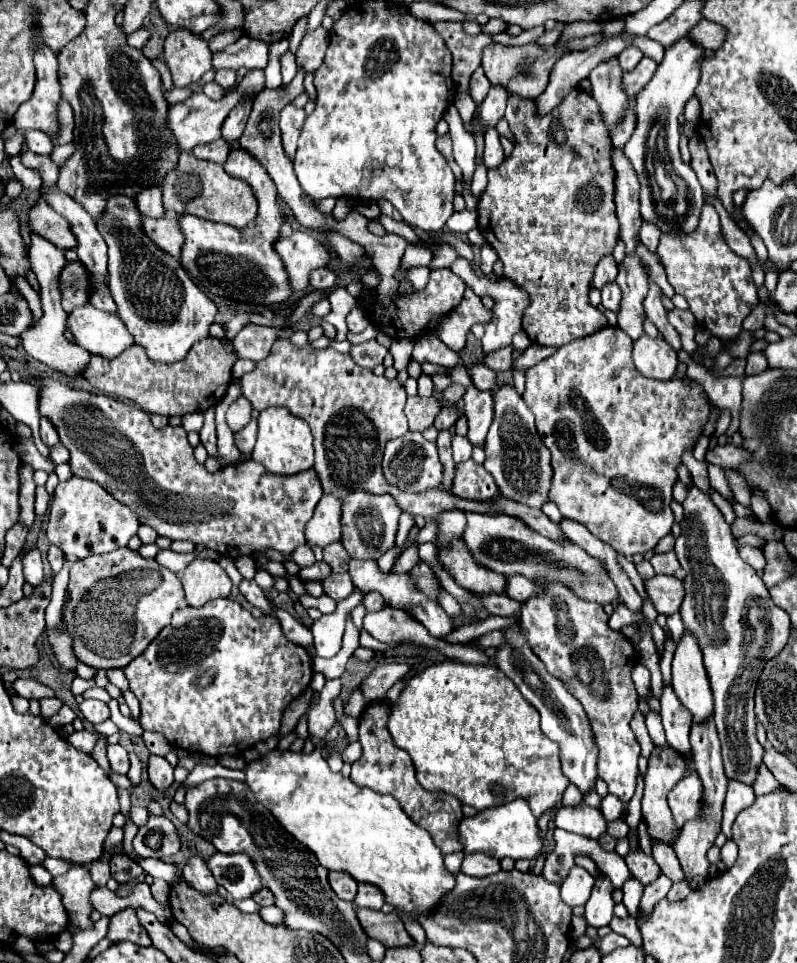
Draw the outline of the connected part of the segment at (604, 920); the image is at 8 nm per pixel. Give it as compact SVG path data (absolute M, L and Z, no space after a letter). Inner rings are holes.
M601 877L595 881L591 899L585 905L585 915L583 915L589 927L599 929L603 925L609 925L609 921L613 919L615 901L611 899L611 891L613 891L613 885L607 877Z

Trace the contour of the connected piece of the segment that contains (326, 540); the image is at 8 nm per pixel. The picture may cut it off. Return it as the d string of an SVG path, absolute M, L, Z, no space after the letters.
M323 495L305 529L307 545L325 547L341 539L341 499Z

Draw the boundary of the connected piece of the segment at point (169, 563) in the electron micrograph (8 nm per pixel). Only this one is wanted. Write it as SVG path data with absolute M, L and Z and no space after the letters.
M167 549L167 551L159 551L155 559L157 559L159 563L163 563L163 567L167 567L167 569L171 569L173 573L181 575L183 569L185 569L193 559L195 559L195 553L179 555L179 553L173 553L171 549Z

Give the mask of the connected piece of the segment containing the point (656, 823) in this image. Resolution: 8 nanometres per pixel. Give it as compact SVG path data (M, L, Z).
M657 747L653 749L651 757L649 757L649 767L647 767L647 773L645 773L645 793L643 793L643 819L647 821L649 825L649 837L651 839L661 839L669 845L673 845L673 837L677 831L675 827L675 821L671 817L671 811L667 807L667 791L679 781L683 779L683 775L687 773L687 767L693 765L693 753L689 755L689 759L683 759L683 755L679 755L679 751L675 751L673 747Z

